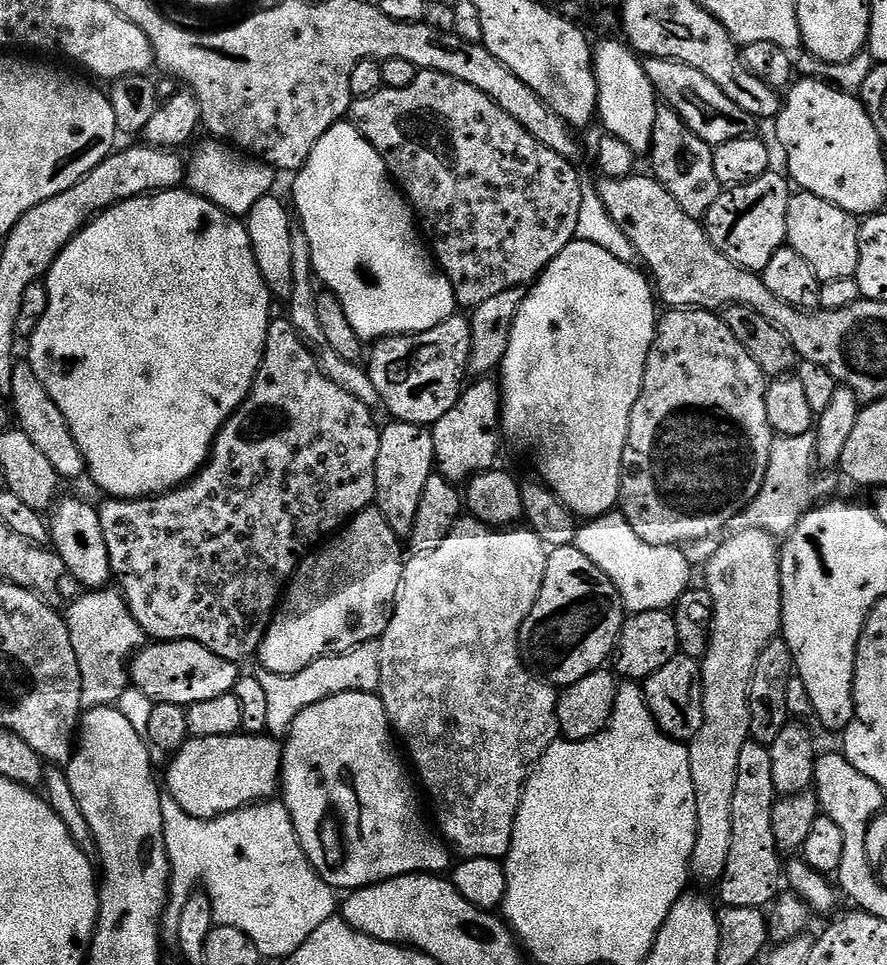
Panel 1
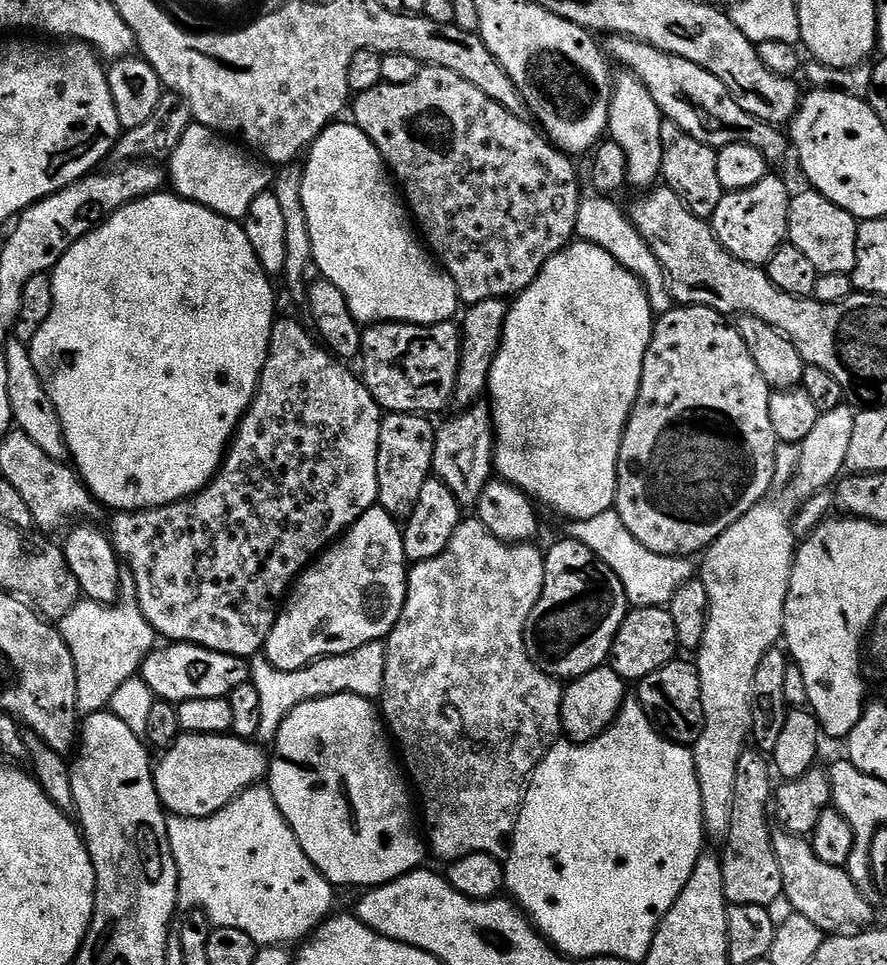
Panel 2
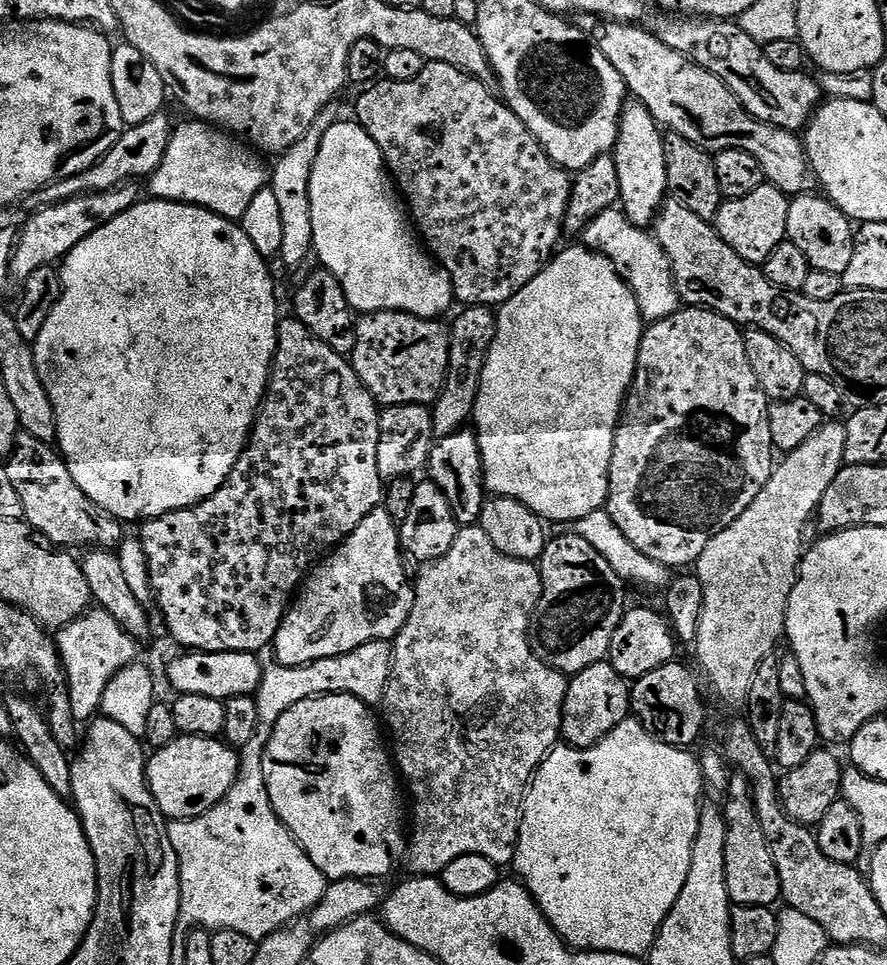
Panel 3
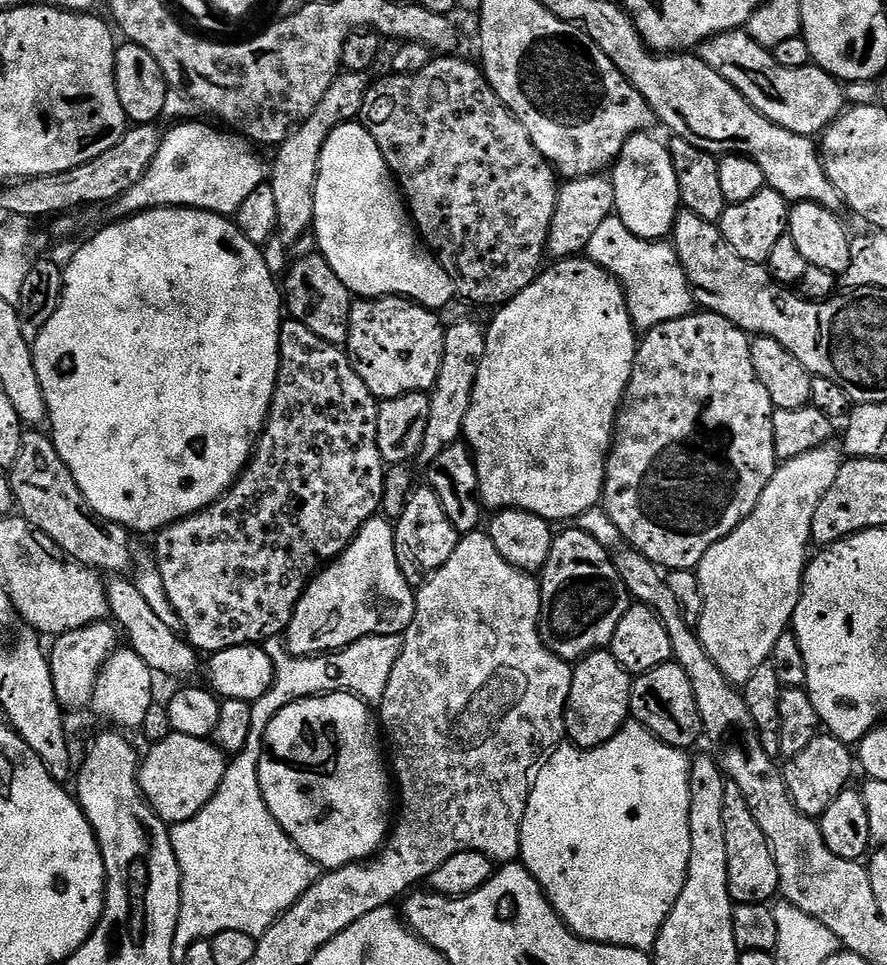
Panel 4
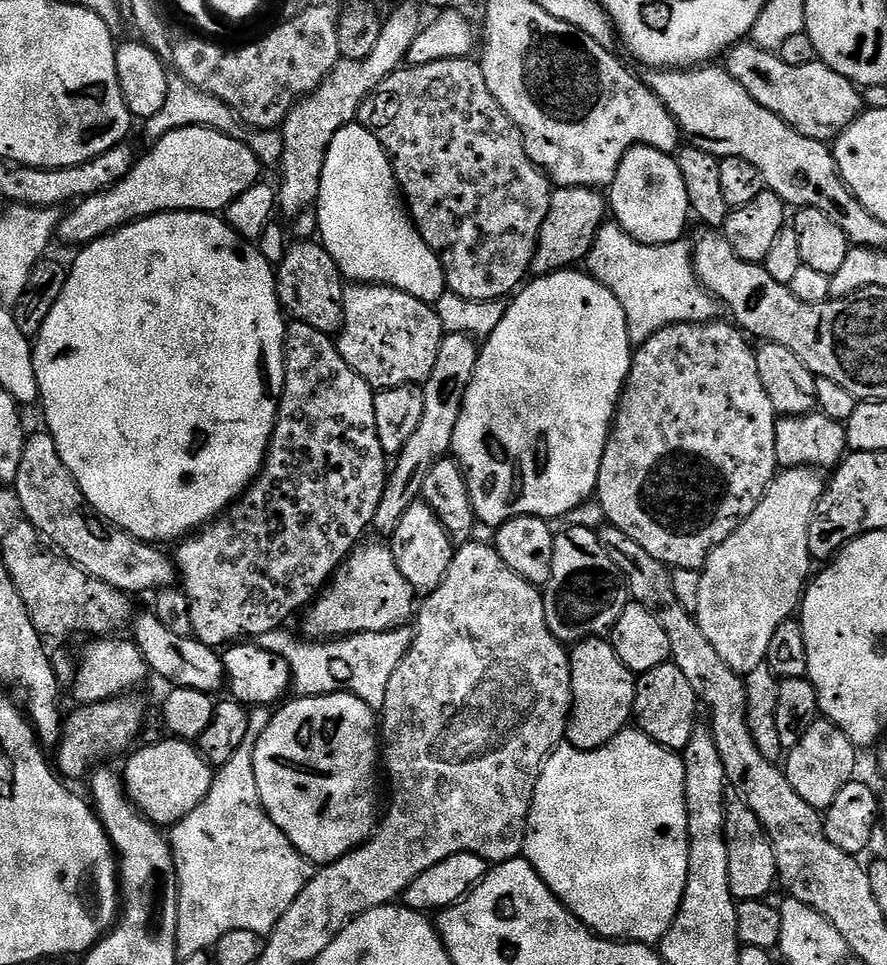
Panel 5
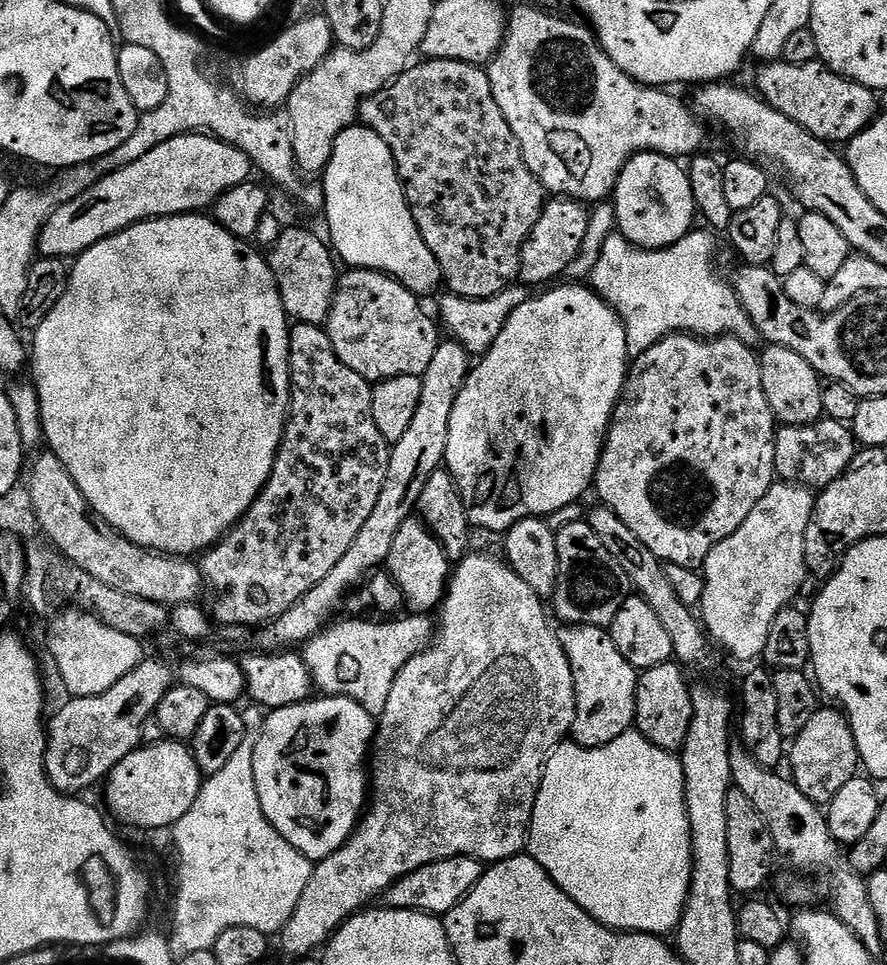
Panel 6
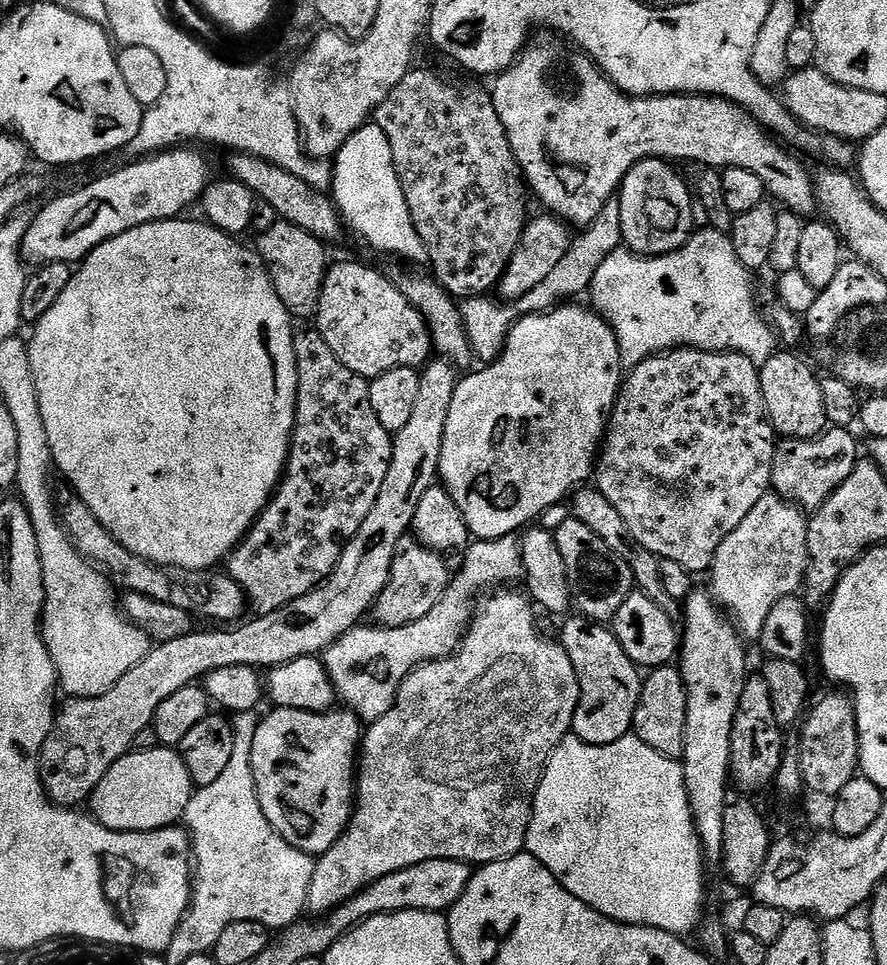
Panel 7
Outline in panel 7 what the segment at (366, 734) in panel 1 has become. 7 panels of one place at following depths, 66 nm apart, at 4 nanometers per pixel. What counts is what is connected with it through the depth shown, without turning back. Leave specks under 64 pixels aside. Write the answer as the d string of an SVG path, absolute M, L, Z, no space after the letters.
M273 707L271 711L264 721L256 724L254 734L252 769L258 802L270 826L274 826L274 830L282 834L290 846L319 858L326 850L330 850L330 846L334 846L334 842L338 842L354 811L362 721L351 710L329 710L323 713Z

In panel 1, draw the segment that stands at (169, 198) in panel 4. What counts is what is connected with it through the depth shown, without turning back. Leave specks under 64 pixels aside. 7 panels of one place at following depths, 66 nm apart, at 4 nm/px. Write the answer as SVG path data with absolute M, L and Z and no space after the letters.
M204 138L200 145L197 143L191 149L192 157L189 155L186 160L186 184L191 191L197 192L202 198L214 202L223 212L228 212L237 218L247 217L249 210L258 202L258 198L269 195L276 184L277 169L265 164L263 160L256 159L255 156L247 155L227 143L215 138Z

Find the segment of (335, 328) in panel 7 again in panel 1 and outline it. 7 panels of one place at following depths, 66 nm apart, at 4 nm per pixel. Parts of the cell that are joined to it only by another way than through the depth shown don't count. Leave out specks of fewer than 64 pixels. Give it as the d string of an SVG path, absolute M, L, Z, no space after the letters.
M463 315L452 316L425 332L386 336L371 345L366 371L370 382L374 382L374 390L378 390L380 404L388 407L392 420L431 426L458 402L466 387L472 325L471 319Z

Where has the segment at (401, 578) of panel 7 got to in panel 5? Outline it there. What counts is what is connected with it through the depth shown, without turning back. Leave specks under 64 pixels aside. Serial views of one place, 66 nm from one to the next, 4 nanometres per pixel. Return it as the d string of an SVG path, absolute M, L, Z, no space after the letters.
M423 499L414 502L406 514L402 514L402 522L398 522L398 530L390 534L392 557L402 570L402 574L410 582L412 591L427 594L438 590L446 578L446 570L450 570L450 562L454 555L452 539L446 534L442 522L438 522L438 514Z

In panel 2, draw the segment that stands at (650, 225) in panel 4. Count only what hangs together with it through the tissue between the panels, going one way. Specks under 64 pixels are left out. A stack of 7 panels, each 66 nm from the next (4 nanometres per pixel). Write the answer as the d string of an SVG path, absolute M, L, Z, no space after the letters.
M621 71L612 85L607 135L614 142L618 142L618 146L622 146L622 151L626 154L628 184L631 187L648 190L661 179L664 122L664 115L658 110L658 102L650 98L646 86L642 86L642 82L633 72Z

